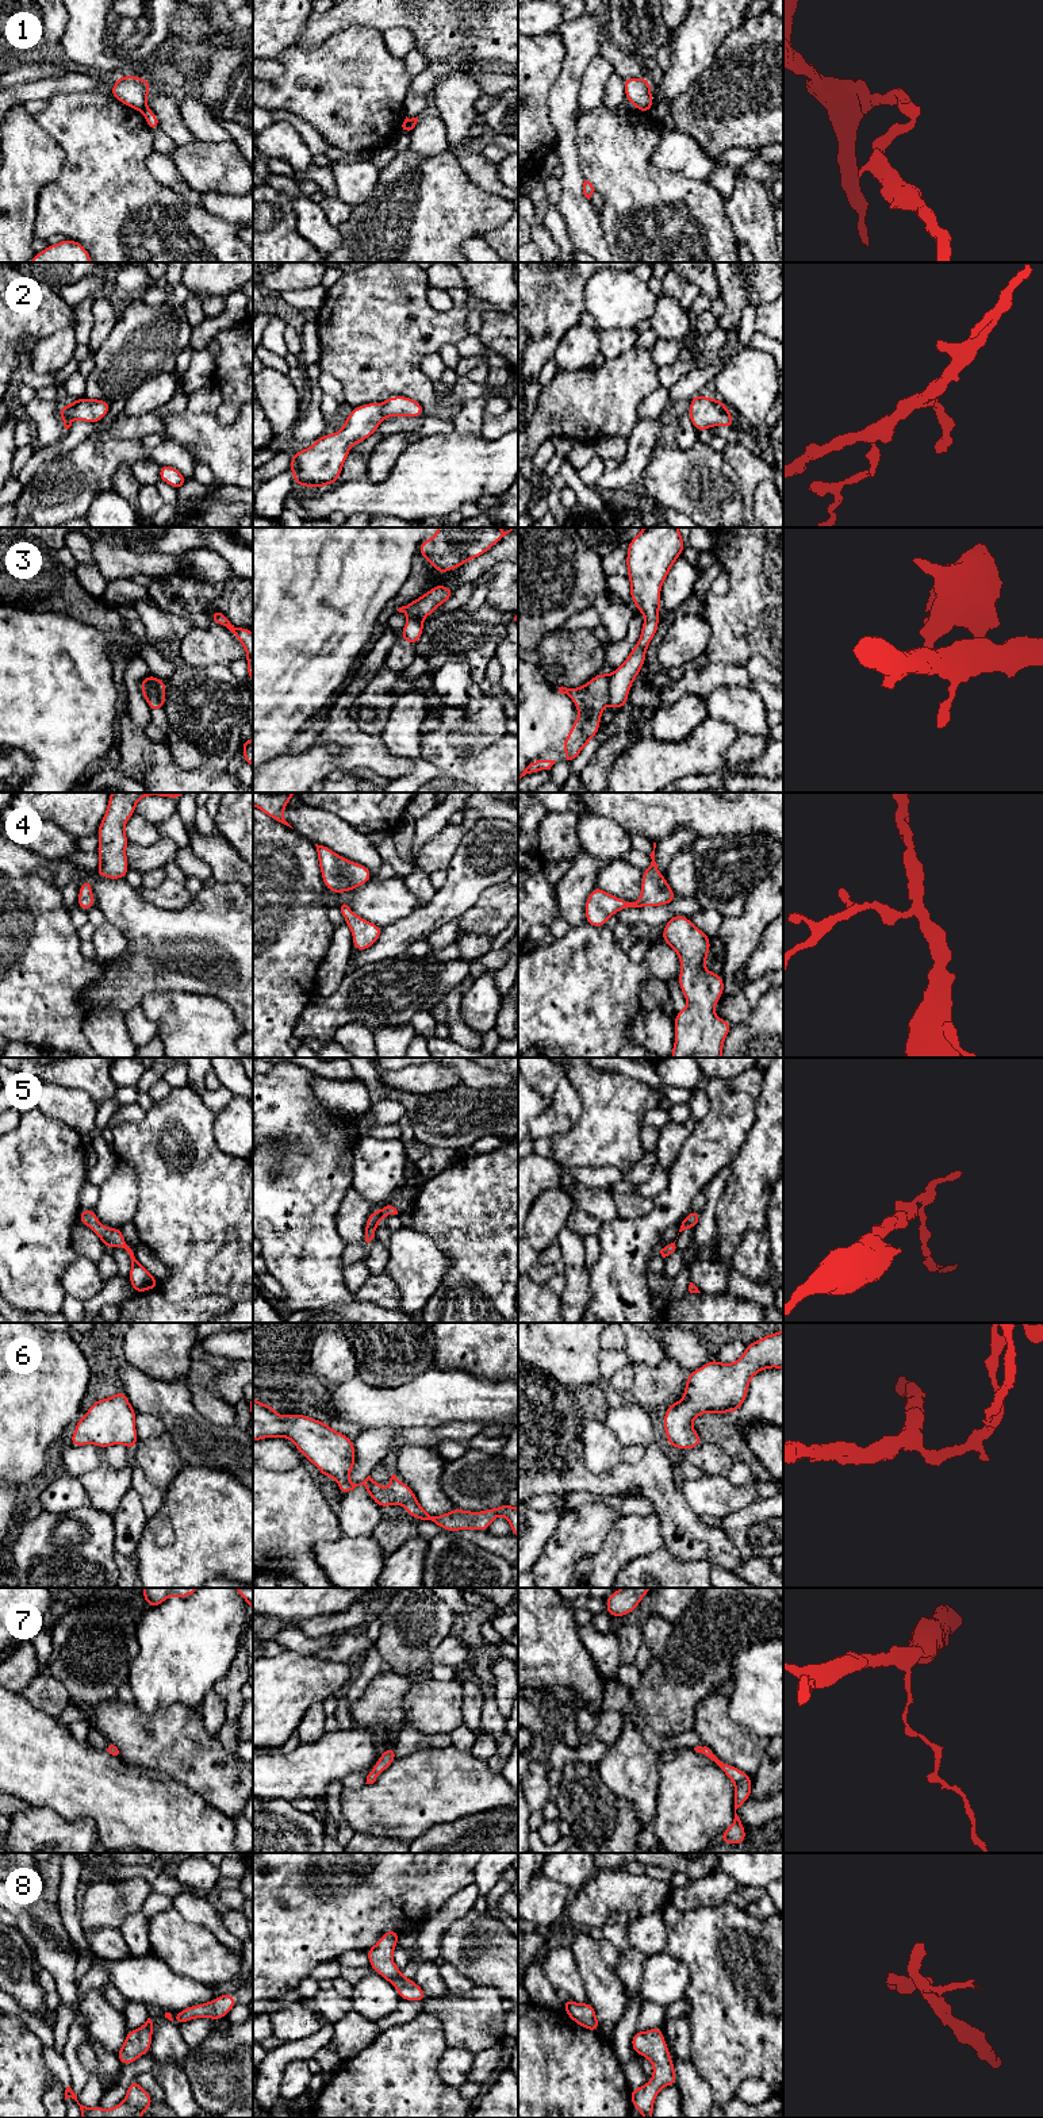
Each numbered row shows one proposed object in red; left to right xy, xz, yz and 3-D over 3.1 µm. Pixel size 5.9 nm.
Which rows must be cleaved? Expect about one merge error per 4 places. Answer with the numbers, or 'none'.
1, 3

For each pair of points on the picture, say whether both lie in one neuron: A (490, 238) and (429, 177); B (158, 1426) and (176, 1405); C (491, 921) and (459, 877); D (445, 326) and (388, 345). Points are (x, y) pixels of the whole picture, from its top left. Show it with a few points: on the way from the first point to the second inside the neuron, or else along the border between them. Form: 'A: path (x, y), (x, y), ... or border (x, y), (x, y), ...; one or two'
A: border (503, 223), (497, 229), (484, 231), (479, 237); two
B: border (137, 1412), (156, 1414), (167, 1430); two
C: border (475, 904), (457, 917); two
D: path (432, 329), (405, 329), (402, 332); one

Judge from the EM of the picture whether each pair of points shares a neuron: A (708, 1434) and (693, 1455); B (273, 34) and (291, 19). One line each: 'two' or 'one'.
A: two
B: one

